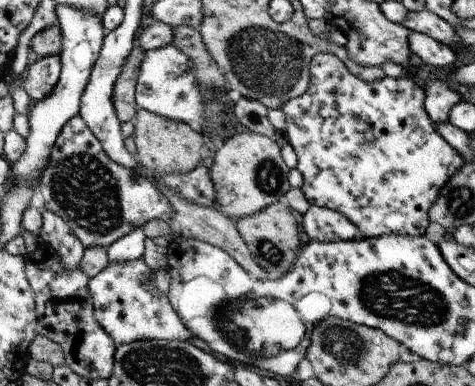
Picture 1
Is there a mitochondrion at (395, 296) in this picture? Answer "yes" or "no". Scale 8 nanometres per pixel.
yes

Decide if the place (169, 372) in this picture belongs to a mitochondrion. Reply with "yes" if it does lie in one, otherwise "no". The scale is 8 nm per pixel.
yes

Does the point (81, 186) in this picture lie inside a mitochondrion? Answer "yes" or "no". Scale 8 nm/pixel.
yes

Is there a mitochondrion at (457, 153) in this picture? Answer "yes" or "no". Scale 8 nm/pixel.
no

